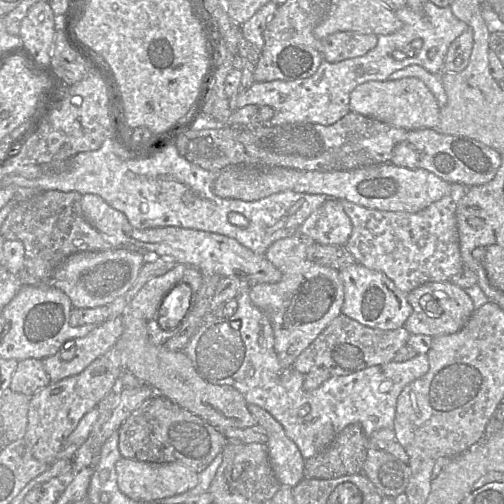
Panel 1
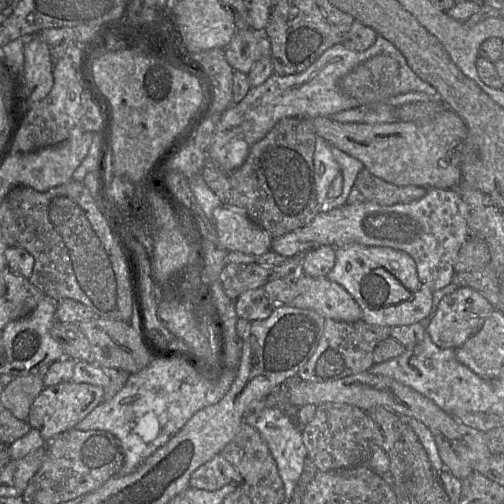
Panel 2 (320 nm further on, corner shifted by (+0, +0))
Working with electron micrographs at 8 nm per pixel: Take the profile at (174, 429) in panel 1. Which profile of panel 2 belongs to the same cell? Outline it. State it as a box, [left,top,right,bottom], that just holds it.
[189,453,242,491]

